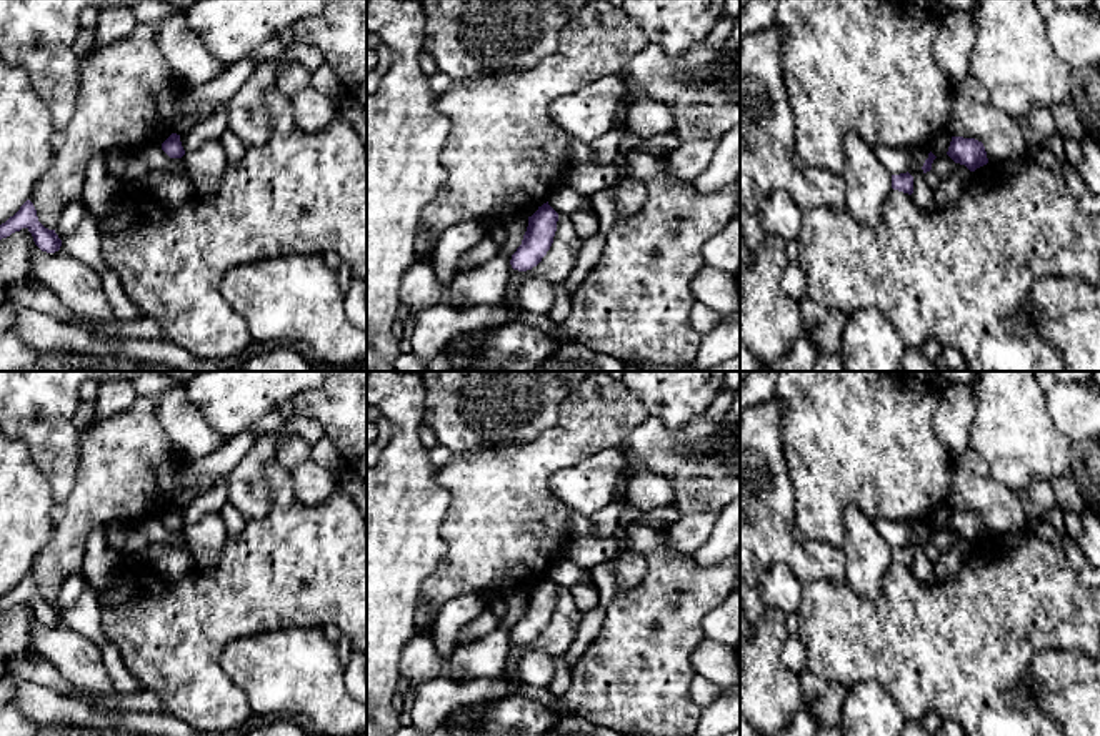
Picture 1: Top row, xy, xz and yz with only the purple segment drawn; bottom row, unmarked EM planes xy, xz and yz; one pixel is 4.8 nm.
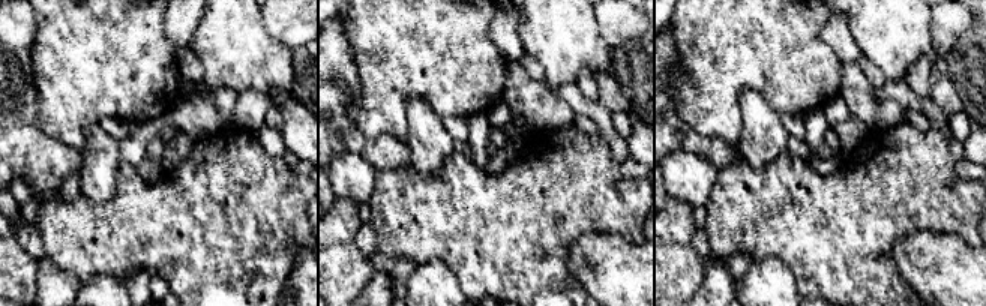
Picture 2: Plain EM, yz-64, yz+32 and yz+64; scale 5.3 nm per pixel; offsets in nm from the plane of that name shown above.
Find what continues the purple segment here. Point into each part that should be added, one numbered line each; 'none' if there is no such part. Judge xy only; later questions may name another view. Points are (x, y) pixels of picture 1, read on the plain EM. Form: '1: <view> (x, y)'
none

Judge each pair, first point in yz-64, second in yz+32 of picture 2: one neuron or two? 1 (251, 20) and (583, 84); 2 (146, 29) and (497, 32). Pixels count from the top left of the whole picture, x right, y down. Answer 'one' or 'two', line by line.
1: two
2: two

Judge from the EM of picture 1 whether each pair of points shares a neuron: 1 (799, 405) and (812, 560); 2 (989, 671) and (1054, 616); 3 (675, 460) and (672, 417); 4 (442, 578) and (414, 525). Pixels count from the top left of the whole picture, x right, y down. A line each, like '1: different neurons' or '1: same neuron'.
1: different neurons
2: same neuron
3: different neurons
4: different neurons

